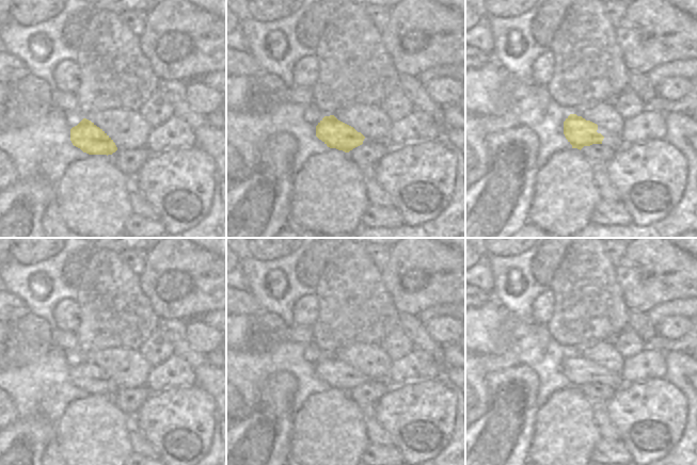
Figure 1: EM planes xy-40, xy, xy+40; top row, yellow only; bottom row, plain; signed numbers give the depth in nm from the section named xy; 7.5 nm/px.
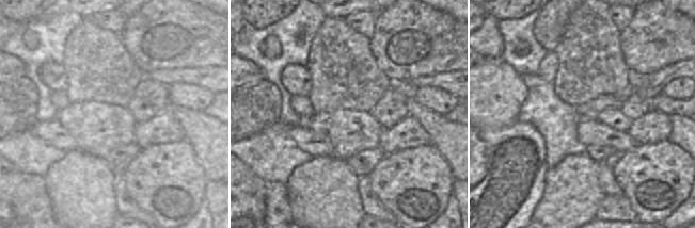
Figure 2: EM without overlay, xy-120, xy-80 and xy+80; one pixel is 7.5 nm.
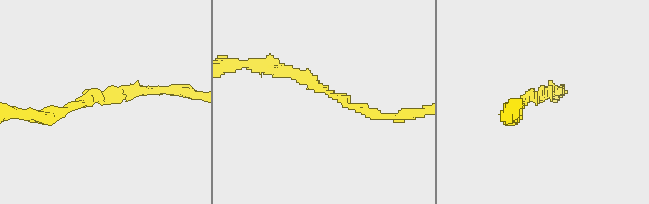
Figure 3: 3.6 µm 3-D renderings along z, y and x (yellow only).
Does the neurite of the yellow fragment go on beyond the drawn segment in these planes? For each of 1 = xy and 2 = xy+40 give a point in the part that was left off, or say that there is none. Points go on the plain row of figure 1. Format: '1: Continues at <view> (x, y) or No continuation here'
1: No continuation here
2: No continuation here.

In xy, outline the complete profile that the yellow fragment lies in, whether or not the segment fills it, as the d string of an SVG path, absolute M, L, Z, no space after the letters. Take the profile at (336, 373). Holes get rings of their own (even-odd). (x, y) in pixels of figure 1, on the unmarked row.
M334 354L324 355L316 365L316 375L328 386L349 391L363 383L365 375Z

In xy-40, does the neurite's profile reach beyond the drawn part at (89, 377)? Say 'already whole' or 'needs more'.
already whole

